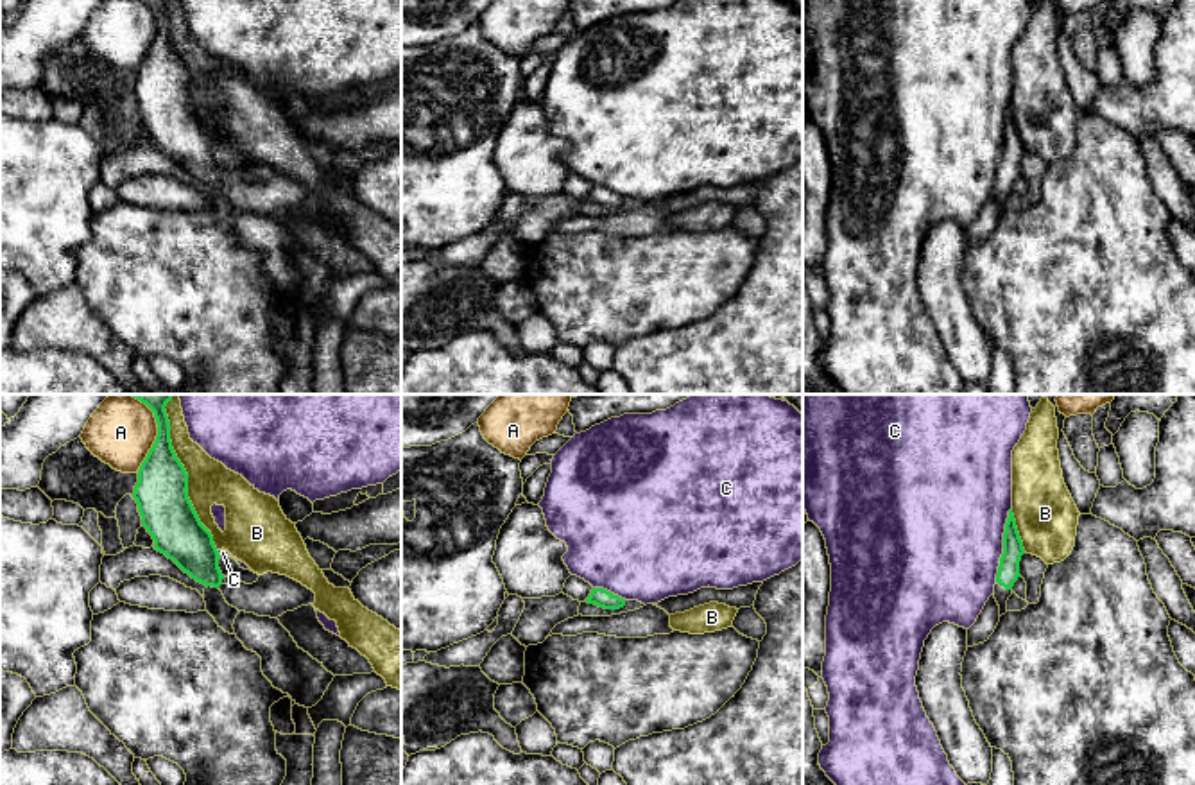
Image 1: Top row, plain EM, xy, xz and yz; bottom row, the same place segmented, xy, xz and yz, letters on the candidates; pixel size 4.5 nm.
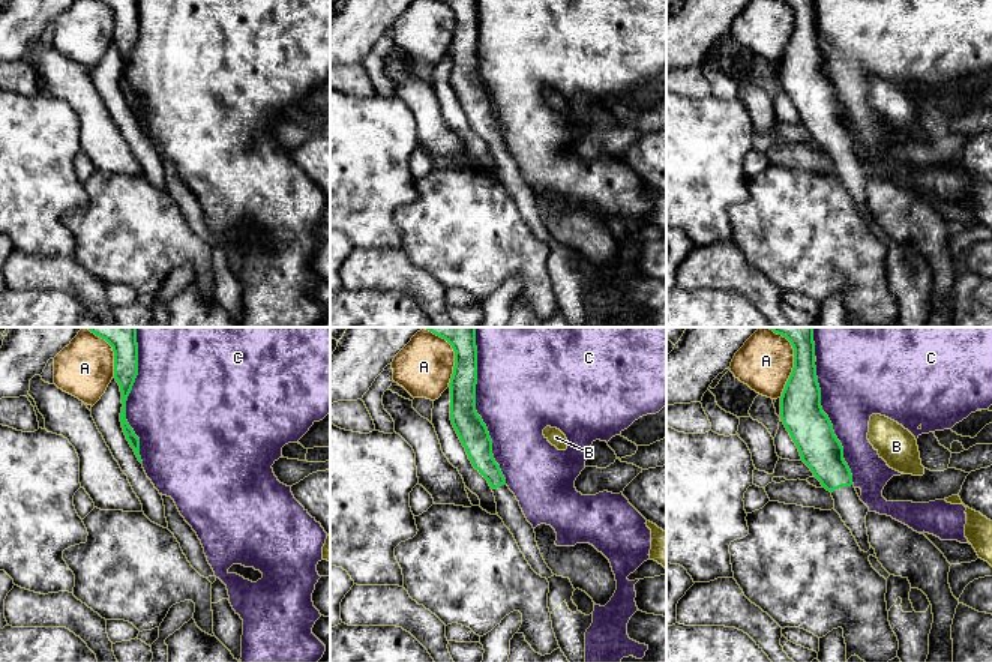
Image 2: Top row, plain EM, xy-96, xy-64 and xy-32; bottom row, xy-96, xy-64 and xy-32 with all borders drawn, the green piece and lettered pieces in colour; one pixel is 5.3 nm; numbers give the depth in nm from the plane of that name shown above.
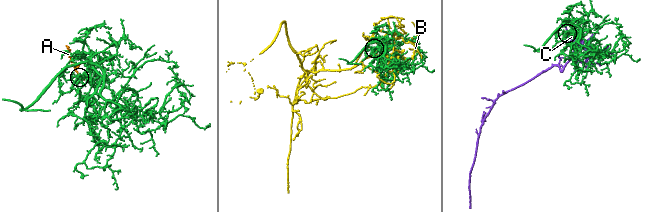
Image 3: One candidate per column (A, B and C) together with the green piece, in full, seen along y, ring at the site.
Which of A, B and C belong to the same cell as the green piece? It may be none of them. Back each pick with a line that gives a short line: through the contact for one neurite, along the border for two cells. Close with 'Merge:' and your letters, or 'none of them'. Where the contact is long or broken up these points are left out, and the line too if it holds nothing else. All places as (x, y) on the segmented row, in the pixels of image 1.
Merge: none of them

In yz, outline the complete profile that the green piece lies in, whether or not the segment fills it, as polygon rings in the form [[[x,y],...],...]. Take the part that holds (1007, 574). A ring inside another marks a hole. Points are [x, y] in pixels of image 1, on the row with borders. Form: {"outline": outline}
{"outline": [[[1010,509],[1003,532],[1003,554],[1000,557],[1000,566],[993,593],[1000,606],[1000,617],[1007,613],[1007,600],[1012,595],[1012,586],[1021,577],[1019,561],[1023,554],[1025,554],[1023,541],[1019,538],[1016,520]]]}

